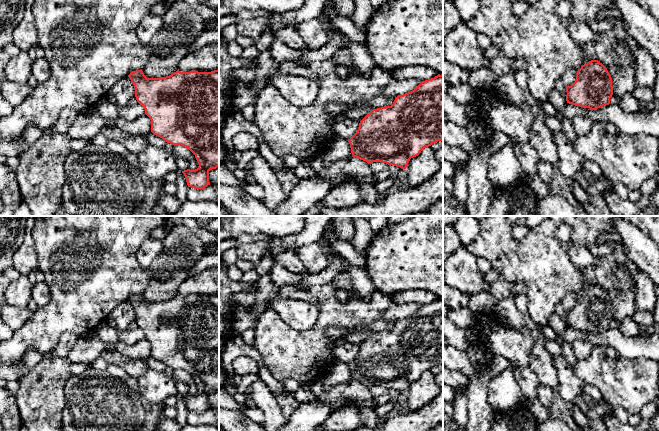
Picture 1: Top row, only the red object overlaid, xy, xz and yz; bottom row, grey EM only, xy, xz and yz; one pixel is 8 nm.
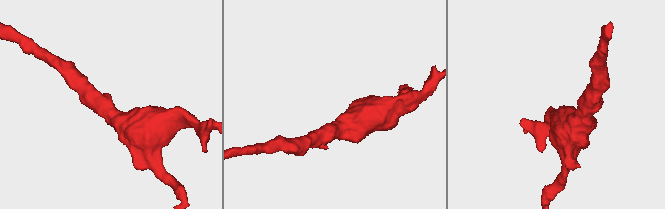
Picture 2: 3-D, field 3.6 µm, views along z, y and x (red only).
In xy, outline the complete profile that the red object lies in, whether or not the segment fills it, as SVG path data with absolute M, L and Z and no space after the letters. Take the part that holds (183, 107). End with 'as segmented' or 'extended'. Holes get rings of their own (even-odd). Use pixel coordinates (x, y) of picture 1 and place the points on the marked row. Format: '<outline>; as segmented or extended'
M219 69L211 72L177 70L169 76L159 78L147 78L142 70L136 70L128 77L134 85L137 102L144 107L145 114L151 120L151 132L174 146L184 146L195 155L198 168L182 171L188 187L204 189L210 185L209 171L219 167Z; as segmented

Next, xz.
M443 75L420 82L411 92L398 95L391 106L373 109L359 123L357 132L348 139L352 157L368 164L382 162L406 169L411 158L418 156L425 147L443 141Z; as segmented

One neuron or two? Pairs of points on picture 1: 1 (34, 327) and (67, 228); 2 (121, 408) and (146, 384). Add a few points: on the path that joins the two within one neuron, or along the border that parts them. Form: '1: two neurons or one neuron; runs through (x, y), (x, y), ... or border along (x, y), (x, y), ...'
1: one neuron; runs through (59, 303), (69, 293), (69, 253)
2: two neurons; border along (137, 392), (141, 397)

